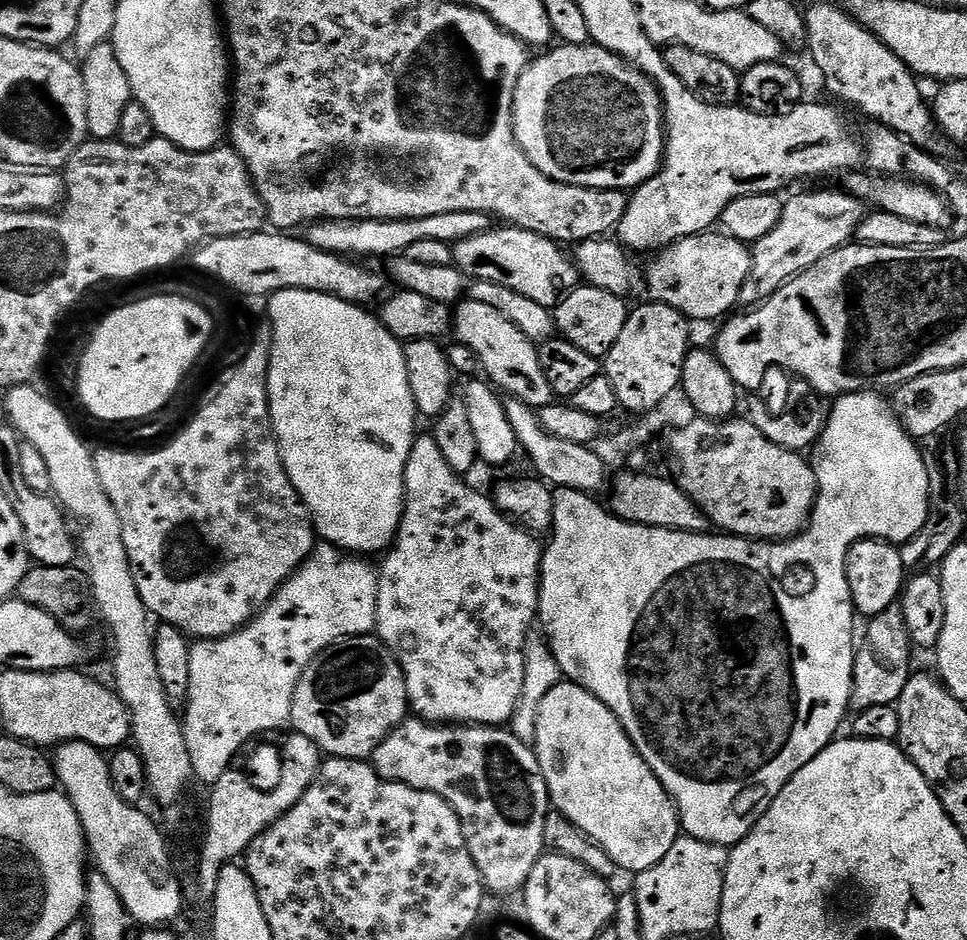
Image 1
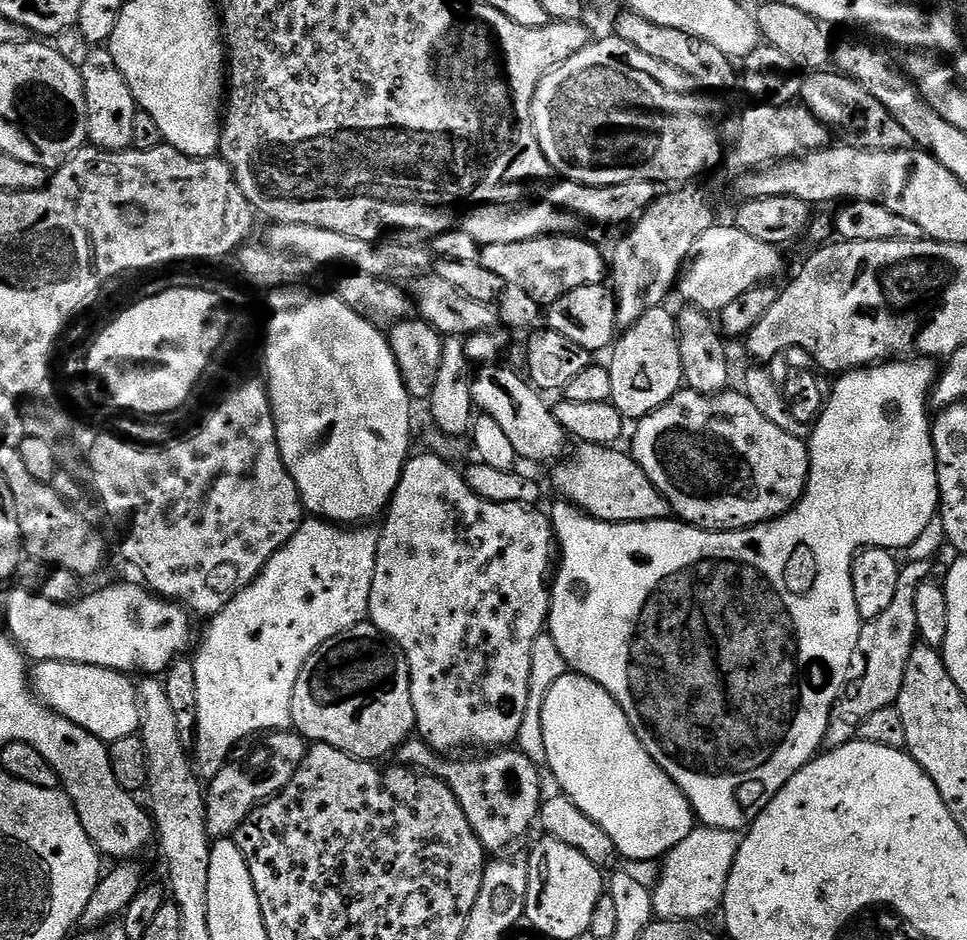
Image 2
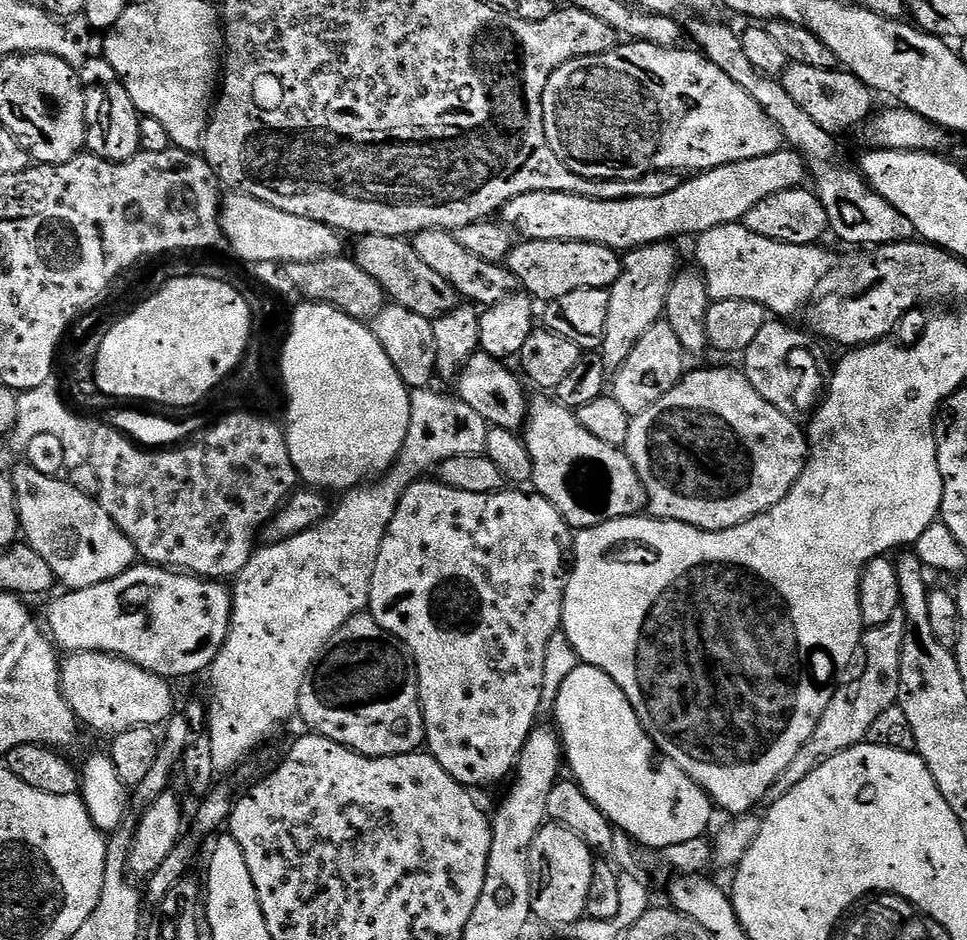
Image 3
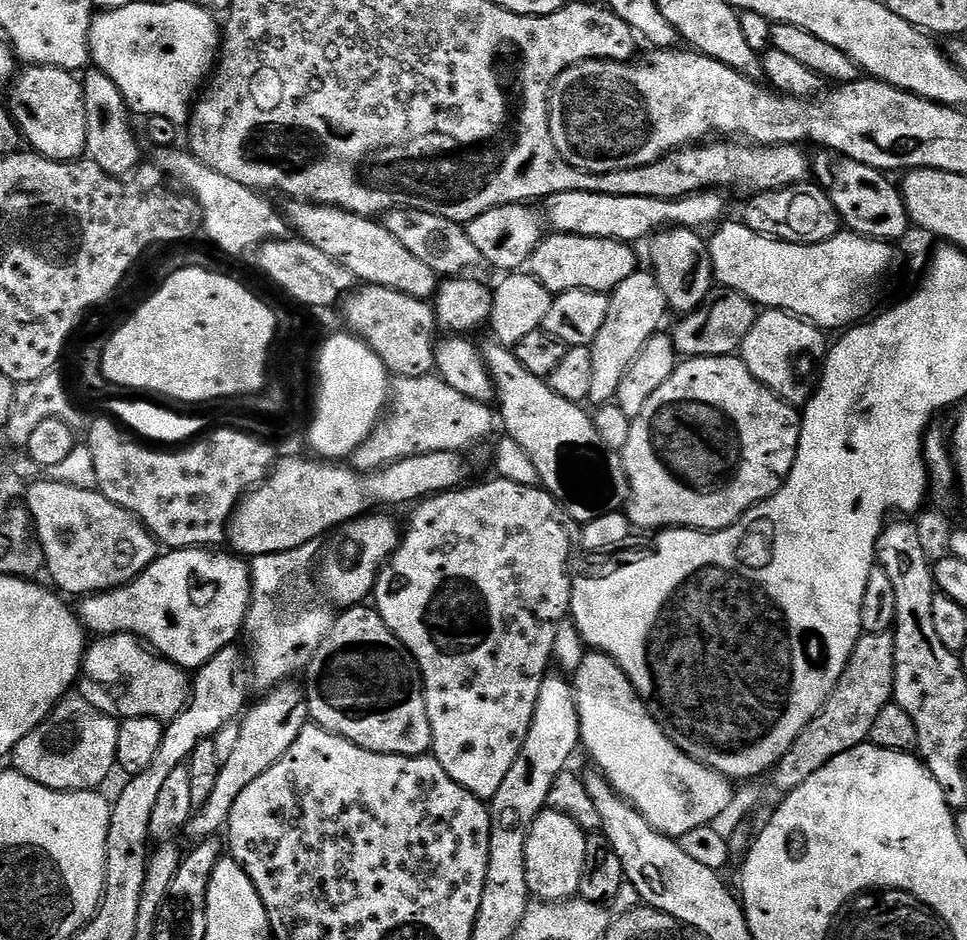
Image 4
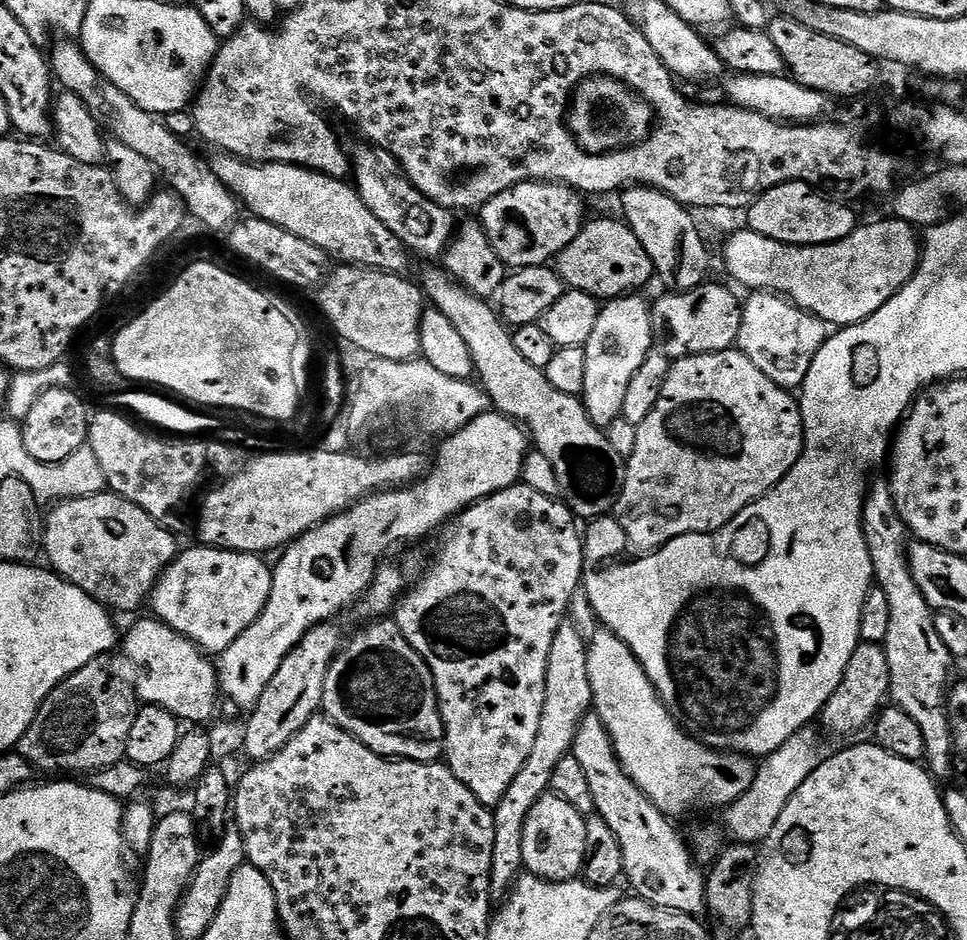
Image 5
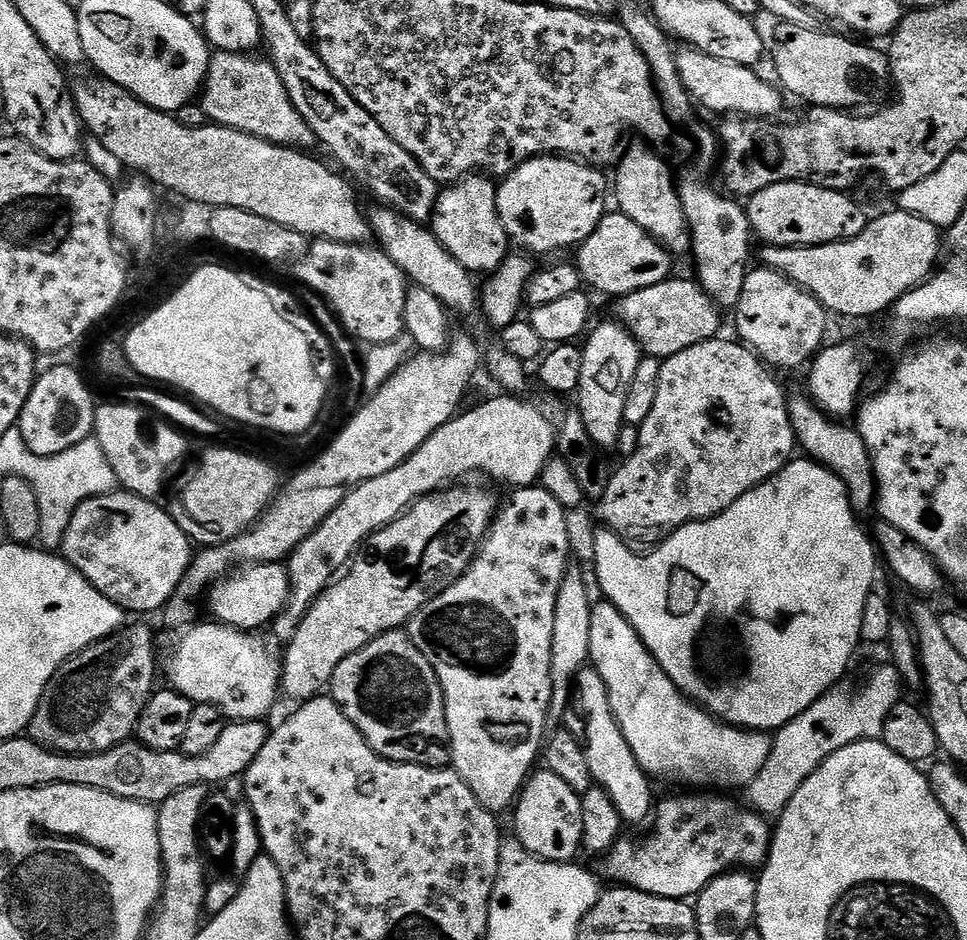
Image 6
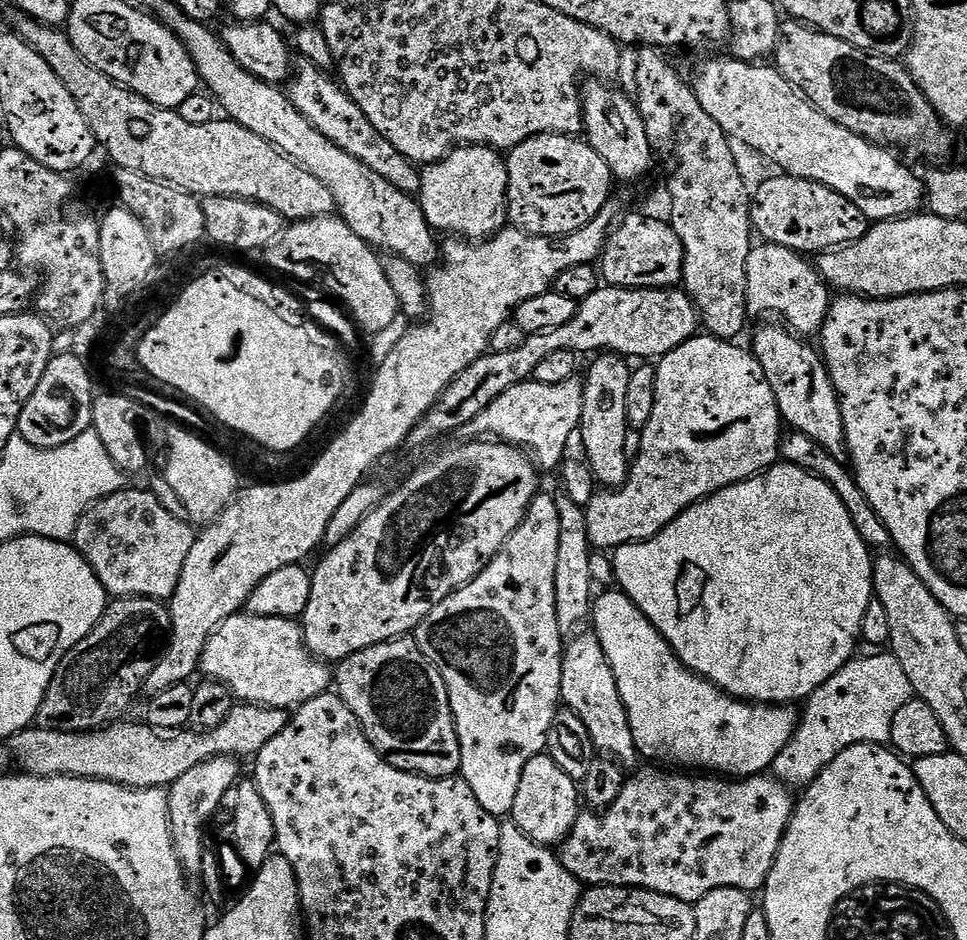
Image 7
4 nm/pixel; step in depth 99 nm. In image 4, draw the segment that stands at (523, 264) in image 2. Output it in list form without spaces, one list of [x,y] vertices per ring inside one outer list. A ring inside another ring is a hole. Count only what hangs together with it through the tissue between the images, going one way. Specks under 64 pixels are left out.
[[[548,234],[541,240],[534,254],[528,259],[526,268],[546,290],[554,294],[566,290],[590,290],[611,294],[618,285],[626,282],[630,274],[638,271],[636,252],[631,243],[610,238],[586,238],[585,236],[565,236]]]

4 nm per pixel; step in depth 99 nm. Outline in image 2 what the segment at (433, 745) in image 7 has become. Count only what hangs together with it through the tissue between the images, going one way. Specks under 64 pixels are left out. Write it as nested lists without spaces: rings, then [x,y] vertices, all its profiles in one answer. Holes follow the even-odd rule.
[[[371,622],[354,626],[338,634],[338,638],[330,638],[330,642],[318,646],[306,666],[302,666],[298,686],[294,686],[292,728],[305,741],[334,746],[359,760],[380,762],[383,756],[391,752],[393,755],[416,732],[414,702],[410,698],[410,670],[404,651]]]

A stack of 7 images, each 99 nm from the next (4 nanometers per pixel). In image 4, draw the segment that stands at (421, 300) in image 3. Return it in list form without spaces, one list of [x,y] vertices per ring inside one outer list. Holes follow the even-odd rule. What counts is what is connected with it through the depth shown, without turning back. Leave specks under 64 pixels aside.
[[[289,199],[287,204],[286,219],[291,231],[310,246],[318,246],[318,250],[334,258],[334,262],[346,266],[357,281],[386,286],[386,290],[398,290],[398,294],[408,294],[419,300],[431,301],[435,297],[438,287],[436,272],[415,254],[410,254],[410,250],[406,250],[406,246],[402,246],[402,242],[398,242],[379,219],[307,200]]]

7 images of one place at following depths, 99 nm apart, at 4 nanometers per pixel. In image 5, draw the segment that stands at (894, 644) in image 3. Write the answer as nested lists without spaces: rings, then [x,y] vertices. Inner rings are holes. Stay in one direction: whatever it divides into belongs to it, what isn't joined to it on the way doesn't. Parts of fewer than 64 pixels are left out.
[[[861,642],[850,654],[850,663],[846,665],[846,674],[838,682],[838,690],[830,694],[822,713],[822,721],[832,732],[844,736],[847,732],[856,732],[875,721],[881,708],[885,707],[890,696],[890,662],[884,653],[883,644],[865,644]]]

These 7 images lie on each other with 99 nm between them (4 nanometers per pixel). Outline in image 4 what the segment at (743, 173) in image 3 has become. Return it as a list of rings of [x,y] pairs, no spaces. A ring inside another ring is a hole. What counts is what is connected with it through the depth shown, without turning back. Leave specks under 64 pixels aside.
[[[720,190],[695,192],[680,200],[607,196],[589,192],[563,192],[549,196],[543,201],[542,216],[547,227],[556,234],[585,236],[586,238],[610,238],[625,242],[637,242],[636,240],[644,239],[647,241],[653,233],[665,226],[704,230],[707,224],[715,225],[721,219],[719,216],[724,212],[724,196],[725,193]]]

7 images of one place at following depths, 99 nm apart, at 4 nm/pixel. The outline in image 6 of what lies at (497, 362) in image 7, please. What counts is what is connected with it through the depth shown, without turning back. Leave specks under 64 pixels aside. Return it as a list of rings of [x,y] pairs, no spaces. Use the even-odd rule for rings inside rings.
[[[676,279],[646,286],[646,290],[634,290],[634,294],[626,294],[615,301],[615,319],[640,343],[641,353],[645,356],[667,358],[721,335],[721,309],[700,289],[695,279]]]

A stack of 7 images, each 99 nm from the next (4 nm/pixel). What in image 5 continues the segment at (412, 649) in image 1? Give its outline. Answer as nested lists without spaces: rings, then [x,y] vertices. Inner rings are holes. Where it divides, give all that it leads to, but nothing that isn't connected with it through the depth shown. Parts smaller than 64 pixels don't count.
[[[522,482],[510,486],[501,492],[482,498],[477,504],[464,509],[451,521],[444,540],[444,549],[436,560],[436,565],[428,572],[428,577],[411,590],[405,591],[402,599],[395,605],[394,619],[400,627],[400,633],[418,650],[418,654],[432,671],[436,697],[440,703],[440,713],[444,723],[446,737],[446,763],[452,773],[460,779],[478,798],[478,802],[494,806],[502,802],[502,794],[510,790],[510,782],[522,770],[530,750],[534,750],[534,738],[538,735],[538,722],[542,722],[542,702],[546,690],[546,658],[550,658],[550,646],[554,643],[554,634],[558,634],[561,624],[565,623],[570,612],[573,592],[579,592],[584,579],[584,538],[581,529],[576,529],[577,517],[573,516],[567,504],[559,498],[538,494]]]

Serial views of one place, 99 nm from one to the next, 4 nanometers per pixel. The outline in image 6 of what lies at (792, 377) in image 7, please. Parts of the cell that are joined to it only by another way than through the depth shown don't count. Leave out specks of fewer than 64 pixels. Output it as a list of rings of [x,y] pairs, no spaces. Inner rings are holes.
[[[808,394],[796,397],[793,395],[788,401],[788,413],[799,451],[807,459],[829,468],[842,482],[842,486],[846,486],[850,506],[857,517],[864,518],[868,511],[873,511],[876,508],[876,475],[872,459],[866,450],[866,442],[862,442],[859,431],[851,427],[843,428],[838,421],[831,420],[828,417],[831,415],[817,406],[816,401]]]

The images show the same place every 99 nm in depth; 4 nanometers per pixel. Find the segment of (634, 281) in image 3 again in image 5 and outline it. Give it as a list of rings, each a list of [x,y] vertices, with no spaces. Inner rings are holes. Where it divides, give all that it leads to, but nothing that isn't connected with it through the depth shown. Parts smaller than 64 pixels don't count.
[[[625,294],[609,300],[601,307],[598,322],[594,322],[594,331],[585,342],[583,350],[586,354],[586,386],[584,387],[584,409],[588,411],[590,422],[594,426],[607,430],[615,419],[621,417],[622,401],[626,398],[626,390],[630,386],[630,378],[634,378],[638,366],[646,362],[646,354],[654,348],[653,305],[647,304],[640,294]]]

